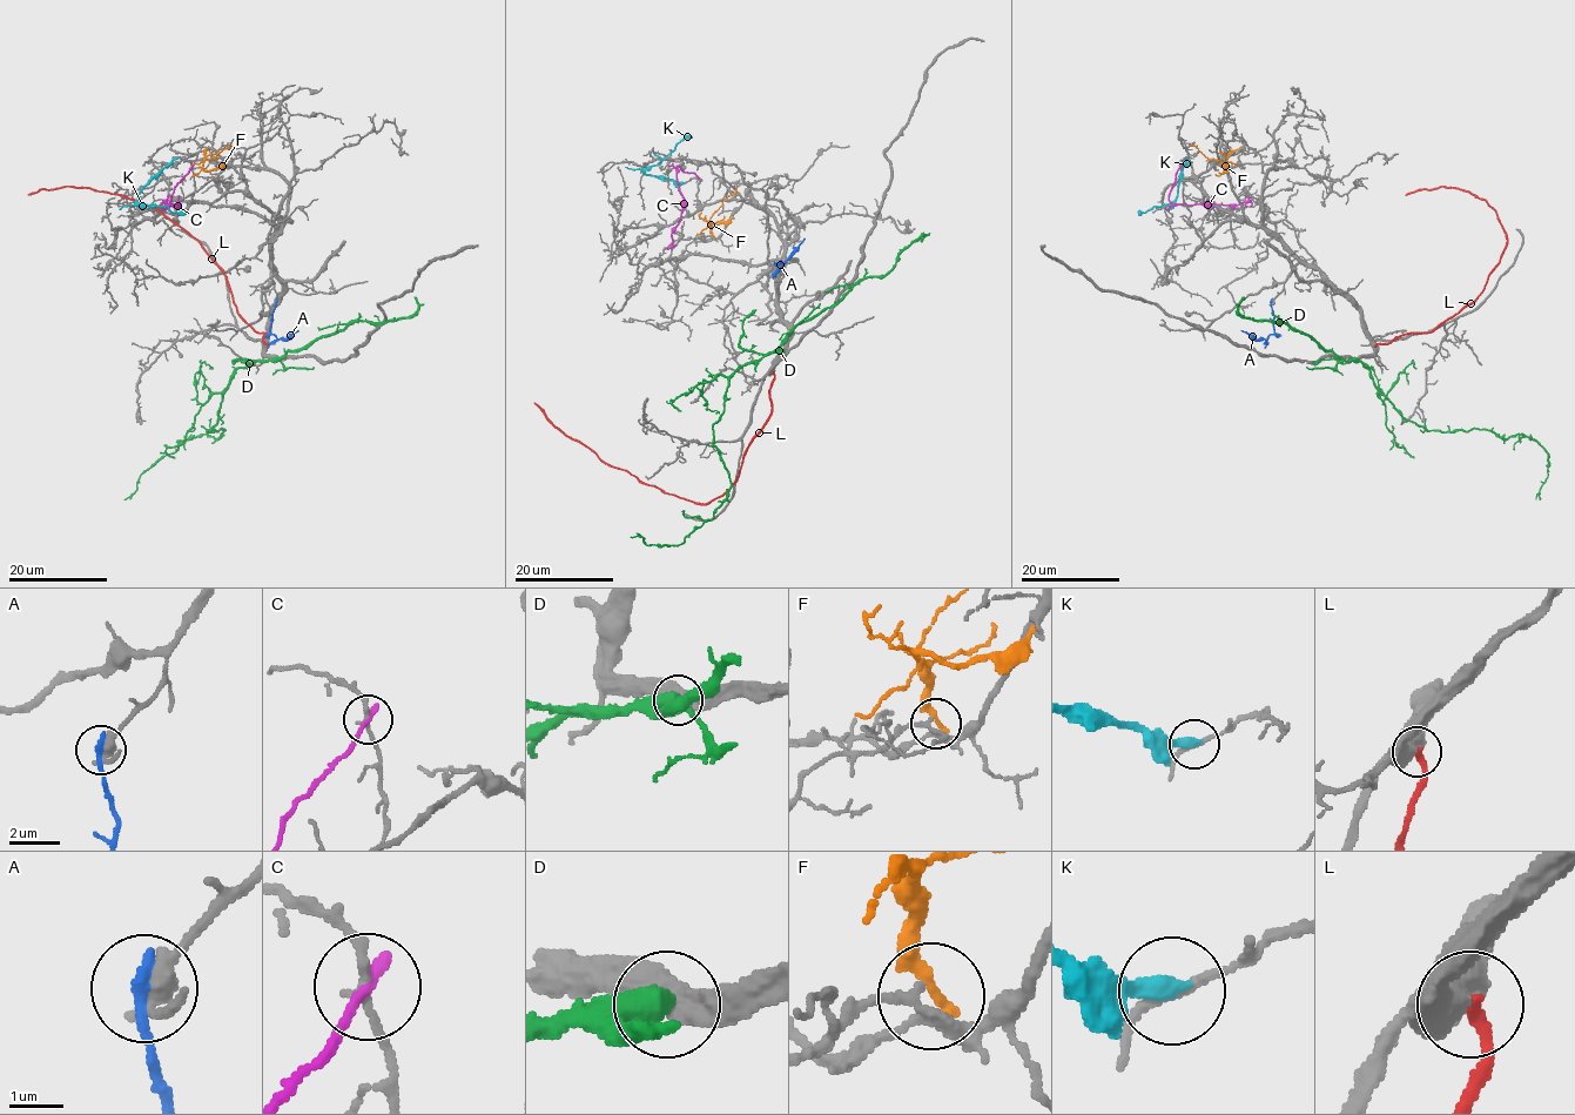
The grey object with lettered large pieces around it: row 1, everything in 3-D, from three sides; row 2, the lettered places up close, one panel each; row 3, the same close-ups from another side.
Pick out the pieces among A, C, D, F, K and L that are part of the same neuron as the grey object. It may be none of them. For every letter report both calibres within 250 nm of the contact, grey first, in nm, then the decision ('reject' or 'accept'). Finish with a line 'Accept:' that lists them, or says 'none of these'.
A: calibres 340 and 280 nm; reject
C: calibres 170 and 260 nm; reject
D: calibres 440 and 600 nm; reject
F: calibres 150 and 240 nm; reject
K: calibres 150 and 320 nm; reject
L: calibres 600 and 240 nm; reject
Accept: none of these

